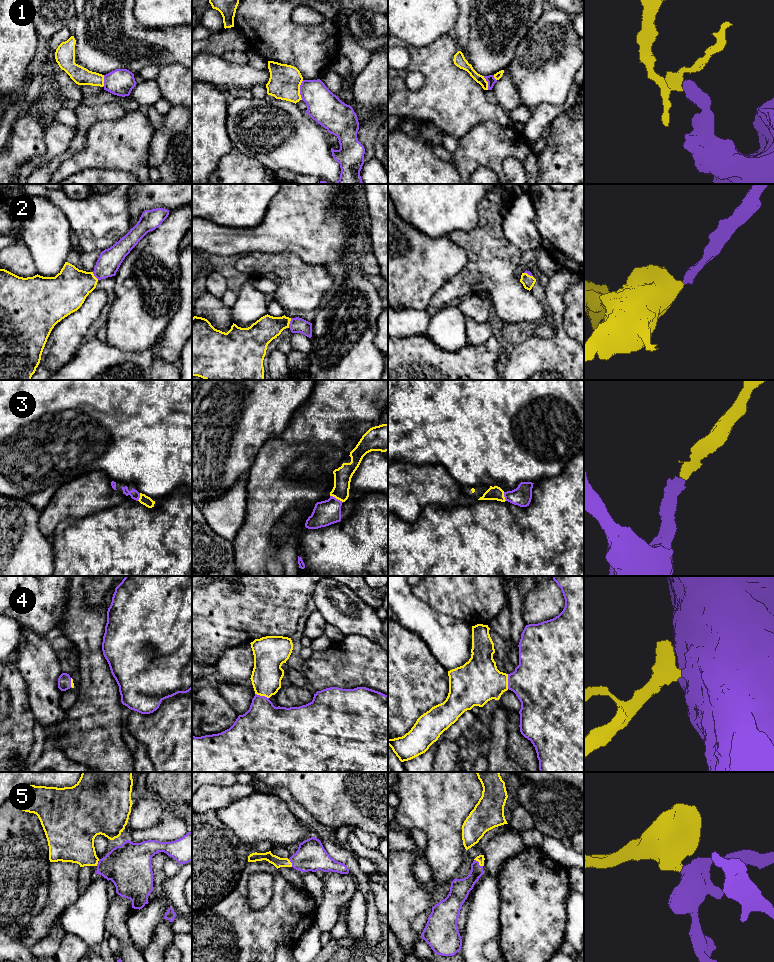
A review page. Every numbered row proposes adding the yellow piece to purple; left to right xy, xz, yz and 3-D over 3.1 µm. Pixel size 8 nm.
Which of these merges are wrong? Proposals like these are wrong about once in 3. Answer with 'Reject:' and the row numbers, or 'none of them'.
Reject: 1

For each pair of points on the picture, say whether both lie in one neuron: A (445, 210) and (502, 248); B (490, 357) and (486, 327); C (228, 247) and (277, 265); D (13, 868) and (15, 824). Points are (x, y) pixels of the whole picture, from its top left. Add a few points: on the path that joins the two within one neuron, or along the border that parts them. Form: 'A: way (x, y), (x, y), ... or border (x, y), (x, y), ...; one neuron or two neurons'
A: border (478, 205), (477, 224), (450, 234); two neurons
B: border (491, 335), (479, 344), (467, 344); two neurons
C: border (246, 253), (266, 252), (270, 254); two neurons
D: way (13, 857), (15, 835); one neuron

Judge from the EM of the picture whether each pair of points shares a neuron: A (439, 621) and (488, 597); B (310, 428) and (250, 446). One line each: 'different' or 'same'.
A: different
B: different

